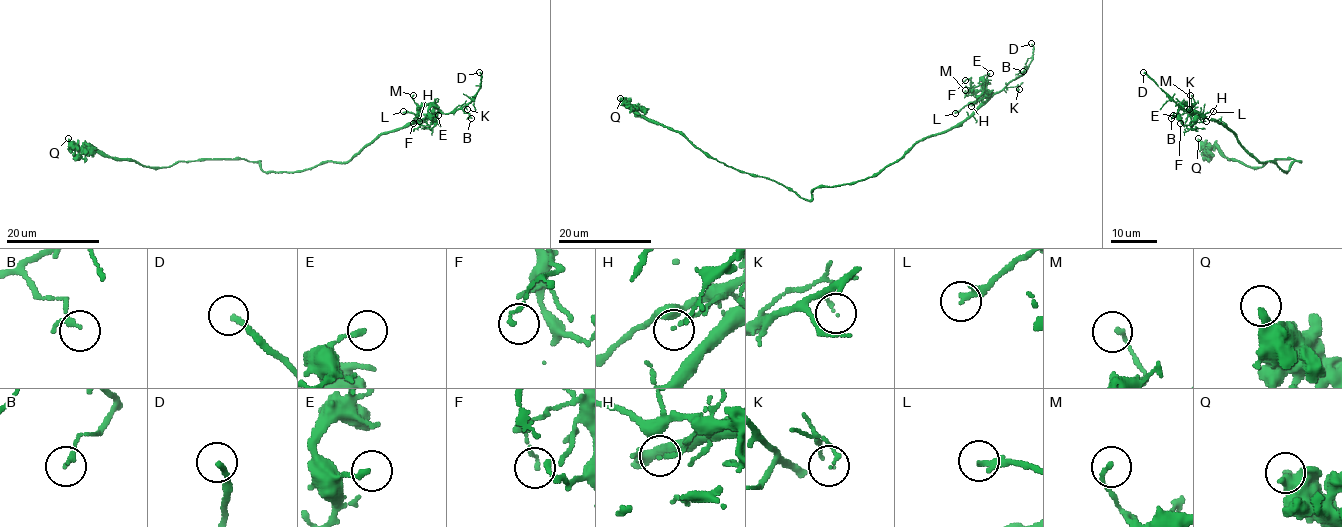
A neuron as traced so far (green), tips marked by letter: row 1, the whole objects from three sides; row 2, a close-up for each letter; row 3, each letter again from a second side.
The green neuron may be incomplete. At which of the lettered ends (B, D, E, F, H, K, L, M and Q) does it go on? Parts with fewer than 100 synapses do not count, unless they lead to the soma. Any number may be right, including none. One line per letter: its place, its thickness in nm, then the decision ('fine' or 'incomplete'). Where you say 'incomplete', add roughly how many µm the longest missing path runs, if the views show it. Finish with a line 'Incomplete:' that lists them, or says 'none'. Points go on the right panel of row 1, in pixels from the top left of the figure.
B: at (1171, 118); 150 nm thick; fine
D: at (1143, 72); 180 nm thick; incomplete; about 45 µm are missing
E: at (1173, 115); 180 nm thick; fine
F: at (1180, 123); 130 nm thick; fine
H: at (1206, 121); 120 nm thick; fine
K: at (1189, 109); 100 nm thick; fine
L: at (1213, 111); 300 nm thick; fine
M: at (1190, 95); 150 nm thick; fine
Q: at (1198, 138); 340 nm thick; fine
Incomplete: D

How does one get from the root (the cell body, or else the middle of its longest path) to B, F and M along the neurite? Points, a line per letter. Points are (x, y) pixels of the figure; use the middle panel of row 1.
B: (843, 185), (878, 174), (899, 161), (918, 142), (959, 126), (1023, 71)
F: (843, 185), (878, 174), (918, 142), (959, 126), (979, 105), (985, 91), (971, 91), (971, 82), (965, 80)
M: (843, 185), (878, 174), (918, 142), (959, 126), (979, 105), (985, 91), (973, 90), (966, 94), (965, 90)

